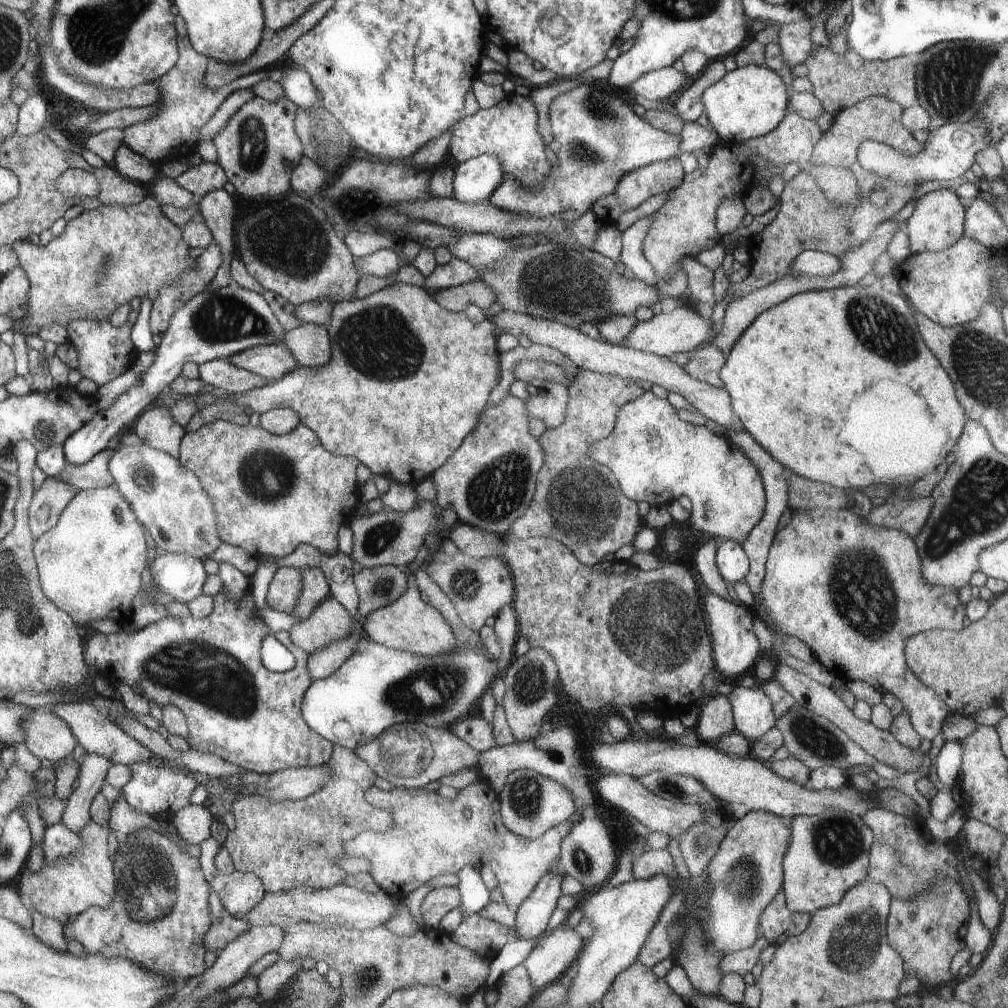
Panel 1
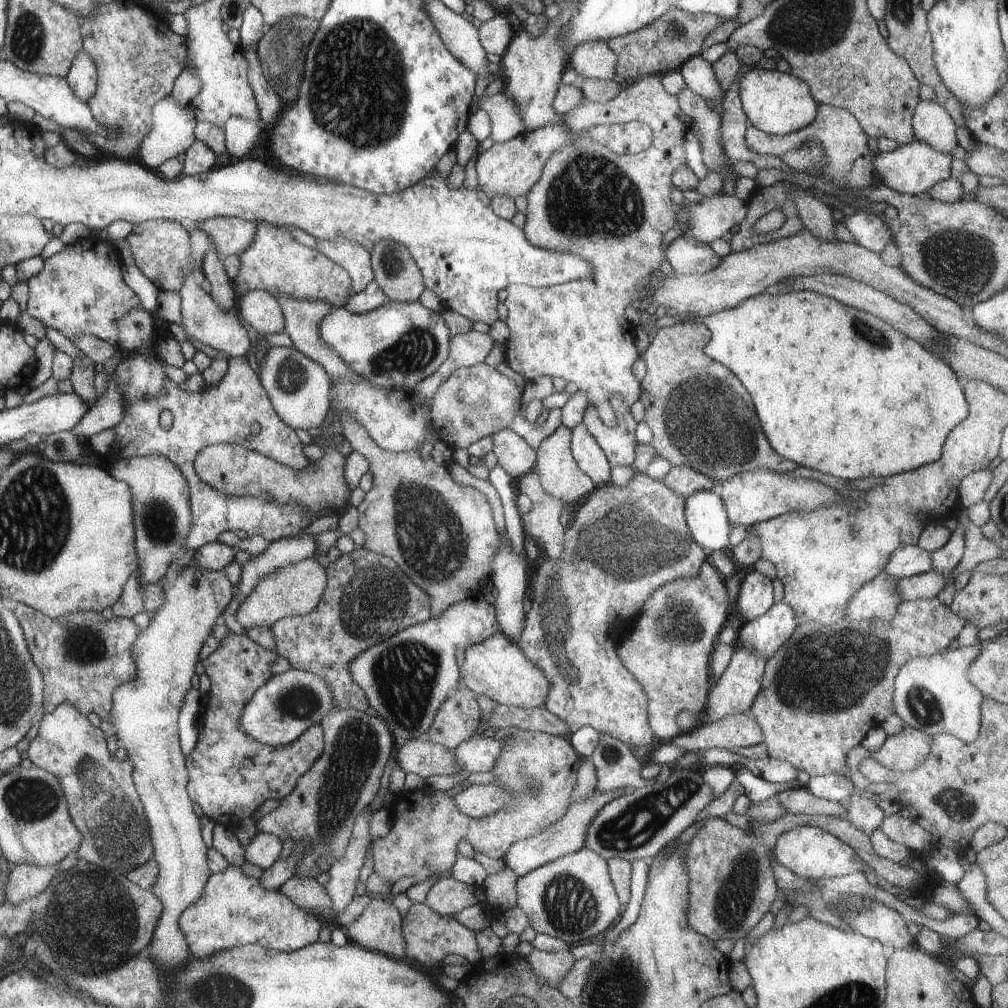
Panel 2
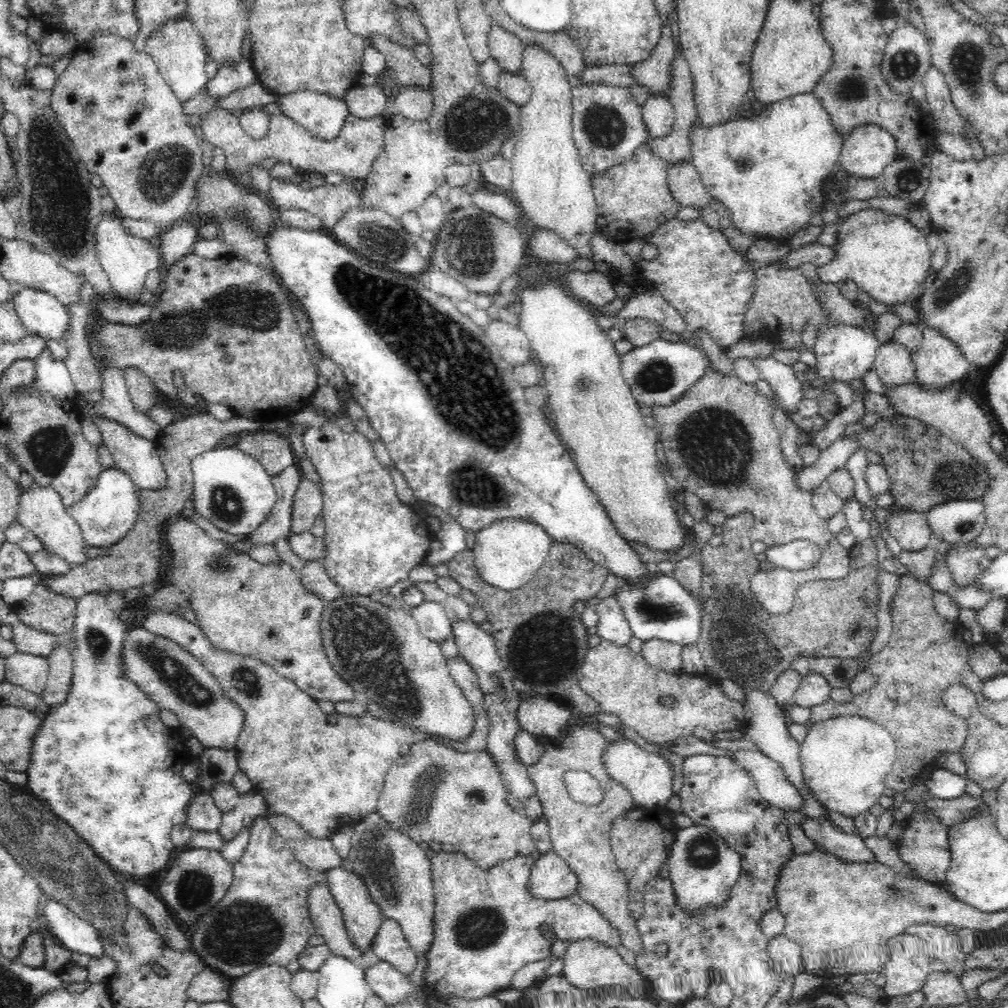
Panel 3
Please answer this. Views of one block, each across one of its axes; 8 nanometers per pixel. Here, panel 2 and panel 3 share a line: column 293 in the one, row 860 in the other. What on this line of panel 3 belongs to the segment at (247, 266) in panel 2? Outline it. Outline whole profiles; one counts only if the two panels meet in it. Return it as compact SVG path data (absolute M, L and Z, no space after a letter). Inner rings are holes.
M258 816L258 818L252 822L252 828L250 828L250 840L248 840L246 852L244 852L244 856L234 864L234 874L236 874L236 878L234 878L234 884L232 884L232 888L228 890L226 898L222 898L222 900L216 904L214 910L210 910L206 916L200 918L198 930L194 932L194 938L192 938L192 948L196 948L198 956L202 956L202 964L204 964L206 968L210 968L212 972L218 972L218 974L226 980L226 984L230 986L230 990L232 990L234 982L236 982L240 976L246 976L246 974L254 972L254 968L262 968L262 966L284 966L284 968L286 968L286 966L290 964L290 960L298 960L298 958L300 958L302 950L306 950L306 946L308 946L310 936L316 934L314 924L312 924L312 916L310 916L308 892L310 892L310 888L316 886L316 884L326 884L324 872L316 872L316 870L312 870L312 868L306 868L304 864L300 864L300 862L294 858L294 854L292 854L292 850L288 848L286 840L274 830L274 826L270 824L268 816Z

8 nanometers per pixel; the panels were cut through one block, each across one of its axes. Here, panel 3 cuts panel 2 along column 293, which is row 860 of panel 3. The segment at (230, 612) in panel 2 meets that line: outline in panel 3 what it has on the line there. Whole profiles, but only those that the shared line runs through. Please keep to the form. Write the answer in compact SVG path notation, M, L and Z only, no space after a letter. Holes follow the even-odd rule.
M554 850L536 856L536 864L530 868L530 894L534 894L534 898L564 900L574 896L576 890L578 890L578 878L572 874L572 868L566 866L566 862Z

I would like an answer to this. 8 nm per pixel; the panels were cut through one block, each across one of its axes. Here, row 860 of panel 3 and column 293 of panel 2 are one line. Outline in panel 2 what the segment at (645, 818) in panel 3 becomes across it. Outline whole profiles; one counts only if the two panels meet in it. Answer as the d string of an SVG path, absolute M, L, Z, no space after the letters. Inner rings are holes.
M355 548L351 554L341 554L339 560L327 564L327 590L323 594L323 602L315 606L313 612L305 616L293 616L293 618L281 618L275 622L275 626L269 628L275 652L277 656L289 660L293 670L305 670L315 676L319 676L327 686L331 686L331 694L335 694L335 706L339 710L357 710L357 712L371 712L367 704L367 696L363 688L359 688L351 676L351 662L359 658L365 650L371 650L371 646L391 638L393 634L421 624L427 618L431 618L431 598L425 594L419 586L415 586L397 566L391 558L379 556L375 552Z

